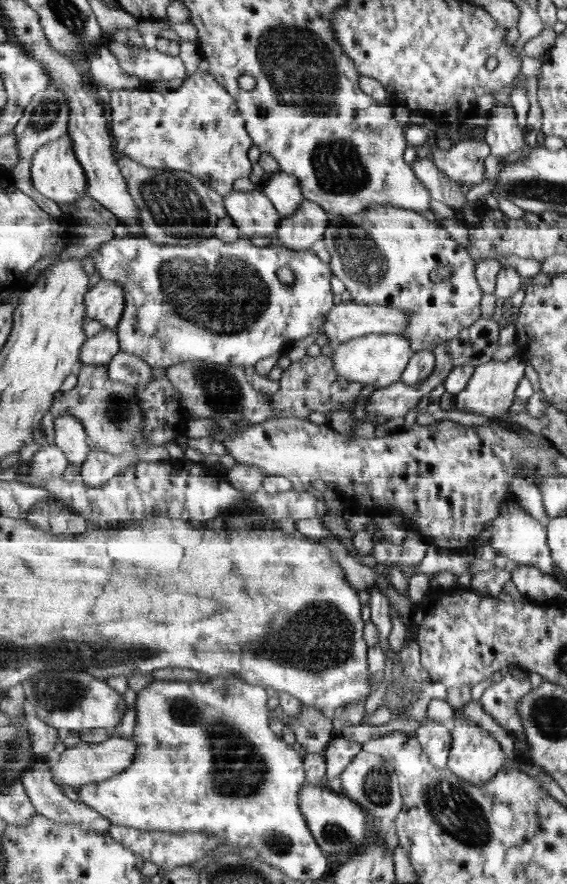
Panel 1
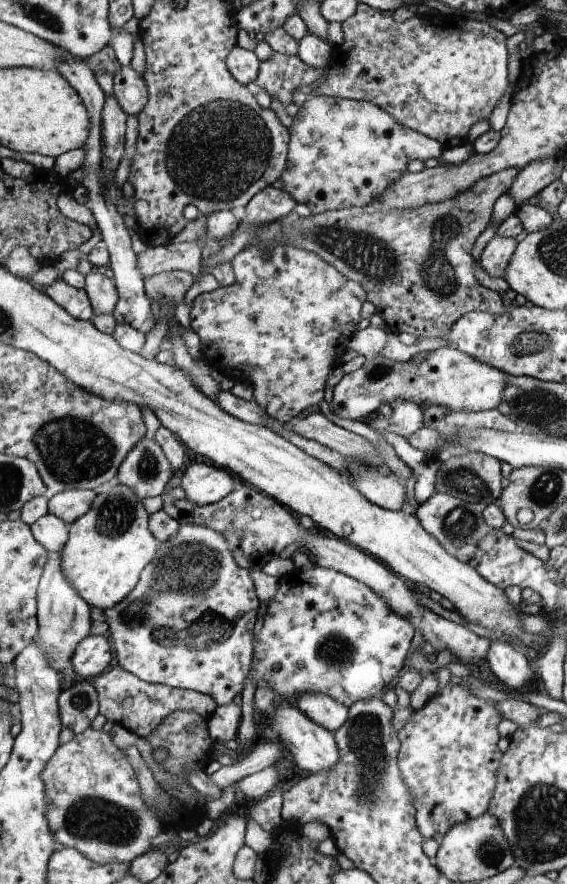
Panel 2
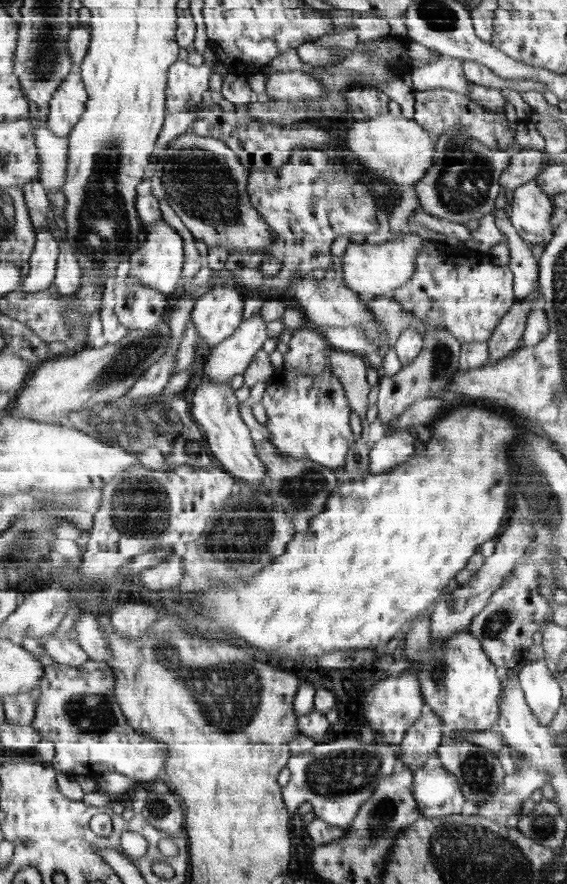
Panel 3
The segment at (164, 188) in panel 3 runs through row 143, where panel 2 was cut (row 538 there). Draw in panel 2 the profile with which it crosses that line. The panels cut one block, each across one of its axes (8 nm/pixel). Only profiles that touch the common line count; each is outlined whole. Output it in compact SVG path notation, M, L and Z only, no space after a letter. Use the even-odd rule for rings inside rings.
M181 526L181 534L161 544L157 562L151 562L143 572L137 590L133 590L125 602L103 612L103 616L109 624L107 634L115 652L115 664L151 684L167 684L207 694L217 700L219 708L225 708L245 690L245 682L253 672L253 640L259 606L261 598L257 594L255 580L251 580L247 568L239 566L237 558L229 550L227 538L205 526Z

